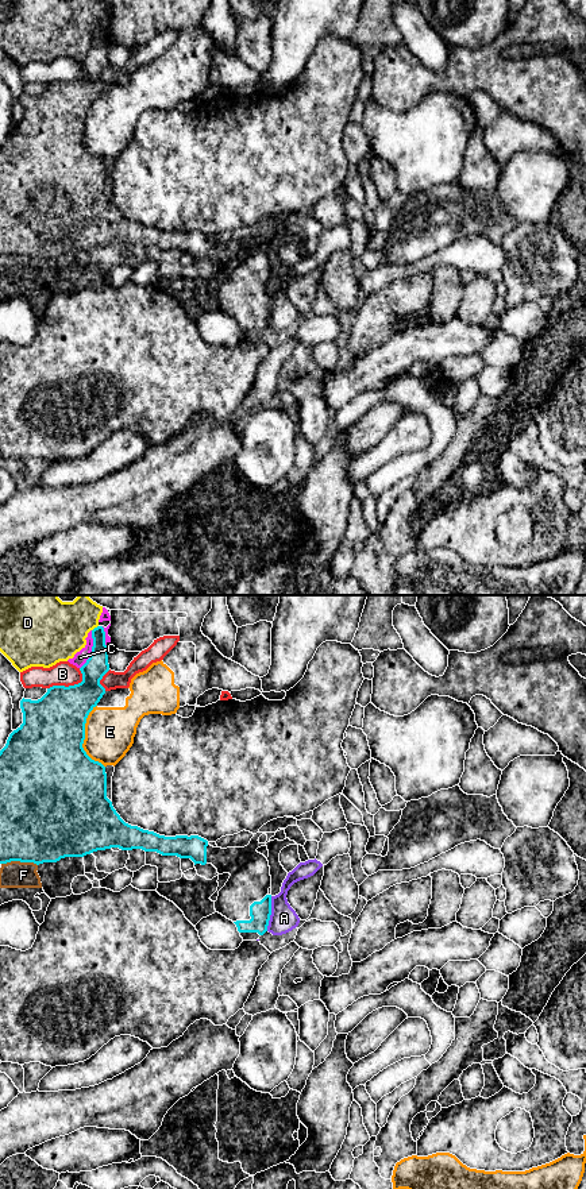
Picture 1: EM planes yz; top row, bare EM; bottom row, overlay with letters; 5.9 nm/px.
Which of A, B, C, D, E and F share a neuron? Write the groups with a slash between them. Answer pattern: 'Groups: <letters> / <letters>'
Groups: A / B / C D / E / F

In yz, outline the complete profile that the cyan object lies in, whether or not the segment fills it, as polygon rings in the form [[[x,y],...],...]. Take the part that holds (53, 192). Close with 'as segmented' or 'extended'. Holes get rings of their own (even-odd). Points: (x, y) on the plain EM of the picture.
[[[95,23],[92,34],[90,51],[80,63],[81,78],[53,81],[38,96],[20,96],[23,119],[0,146],[0,259],[20,256],[39,260],[111,243],[190,254],[194,260],[212,259],[219,270],[231,270],[219,286],[216,308],[236,320],[243,336],[259,335],[267,327],[271,310],[271,271],[267,254],[257,244],[270,238],[275,228],[258,227],[244,243],[221,244],[198,231],[165,232],[120,213],[107,193],[105,162],[92,155],[82,143],[86,113],[105,89],[100,76],[109,66],[111,43],[105,40],[104,23]]]; extended

